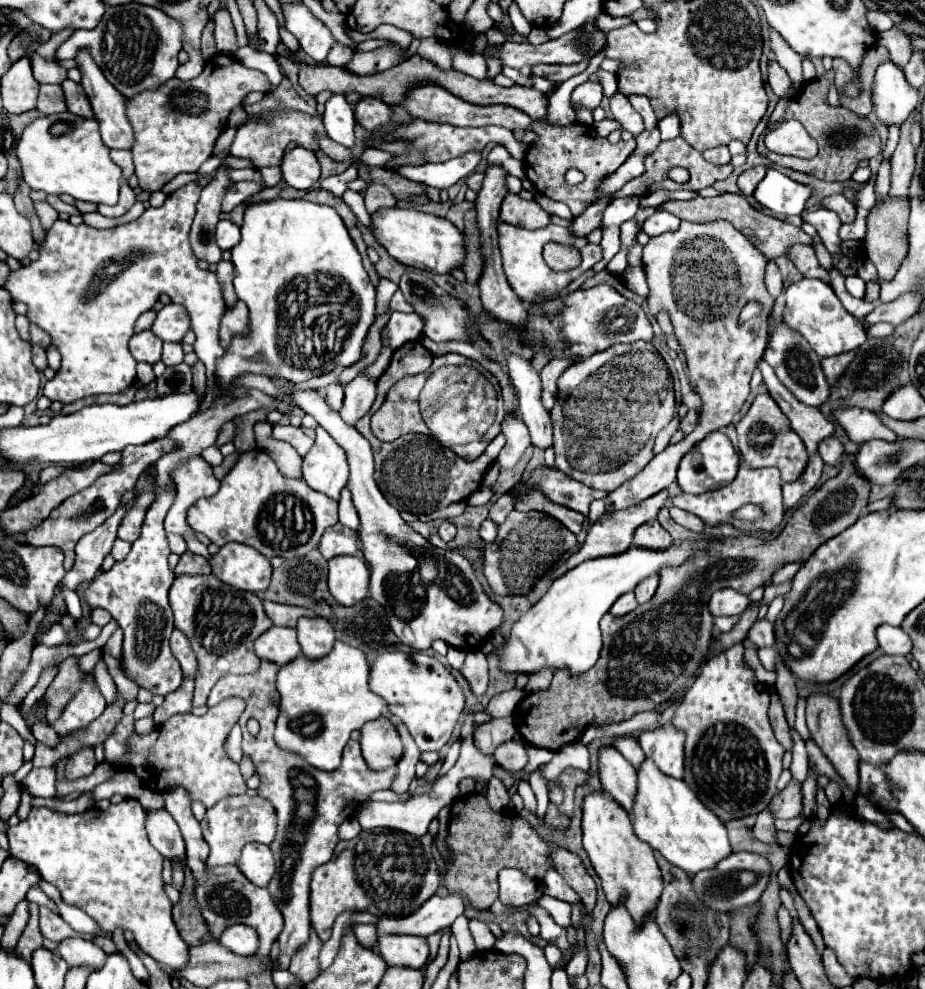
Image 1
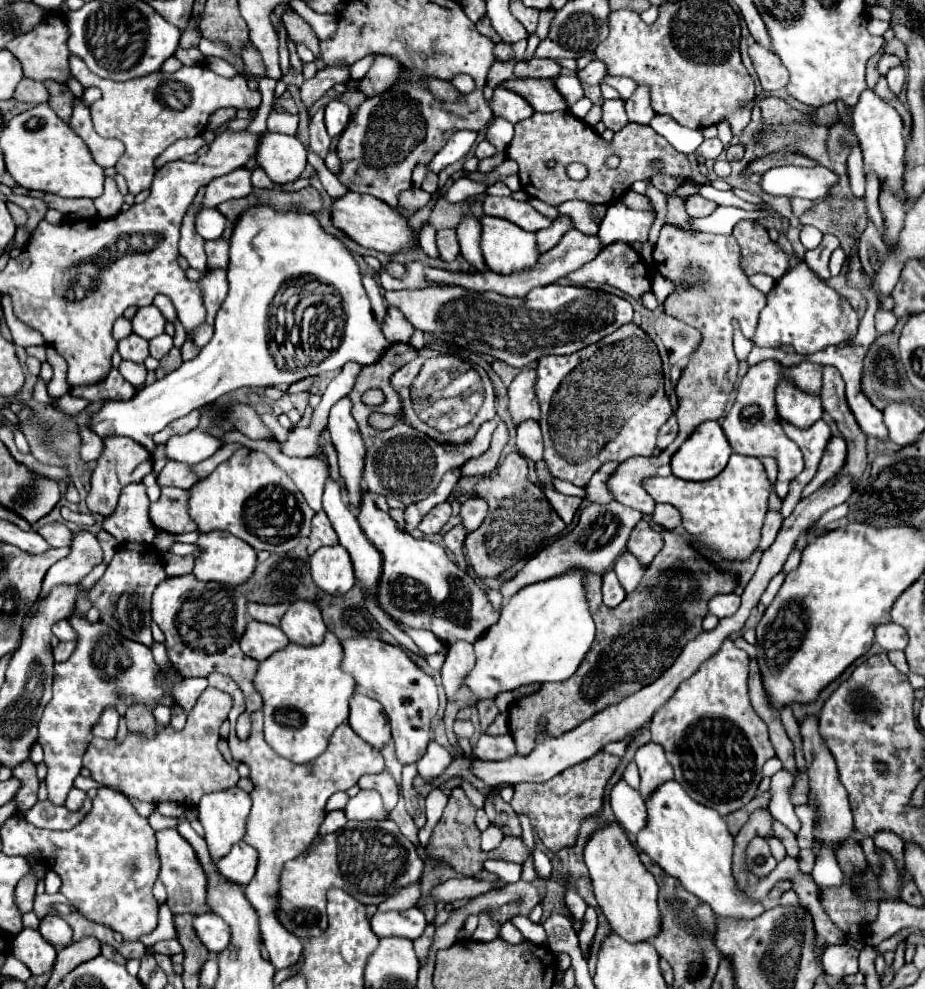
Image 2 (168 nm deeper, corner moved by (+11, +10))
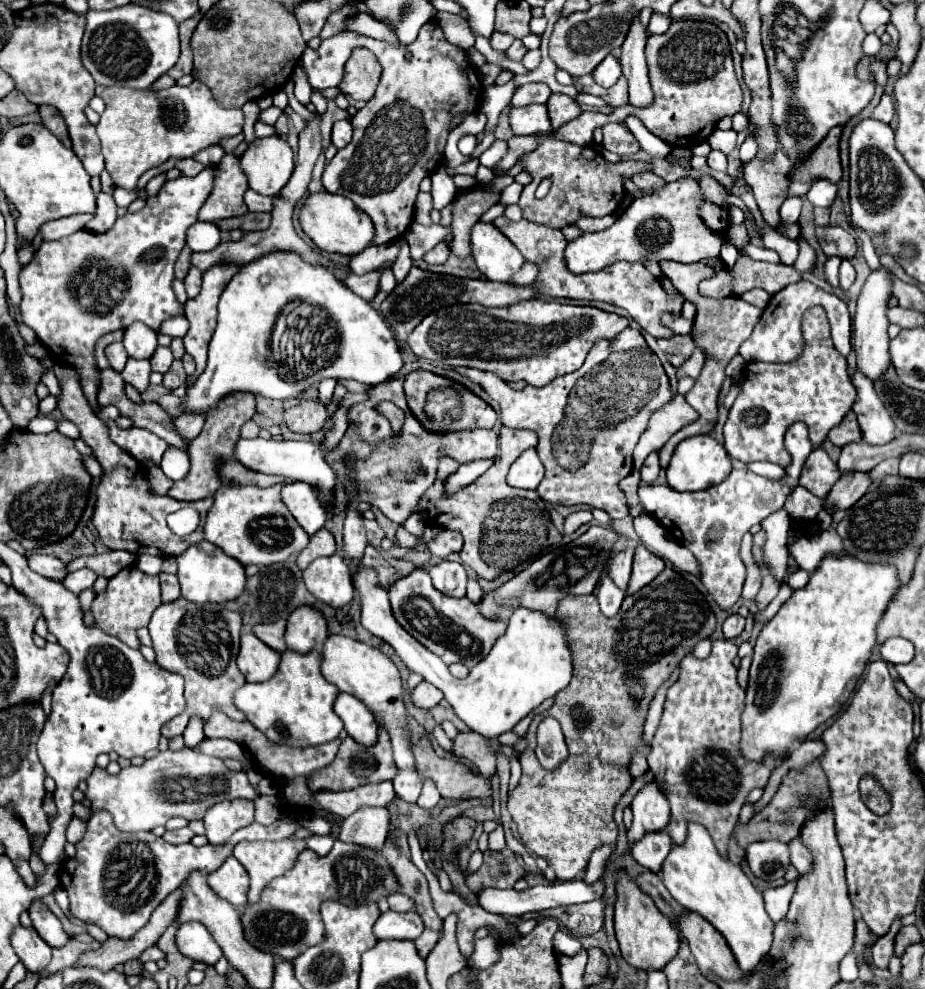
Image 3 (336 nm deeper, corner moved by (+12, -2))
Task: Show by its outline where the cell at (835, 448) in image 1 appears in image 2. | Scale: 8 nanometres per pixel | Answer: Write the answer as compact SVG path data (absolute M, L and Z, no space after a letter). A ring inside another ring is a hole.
M831 438L829 444L827 444L827 450L825 450L825 456L819 464L819 470L817 470L817 476L803 488L801 492L801 498L807 498L811 496L815 490L821 488L823 482L827 482L829 478L837 476L837 472L841 470L841 466L845 464L845 454L847 454L847 444L843 438Z

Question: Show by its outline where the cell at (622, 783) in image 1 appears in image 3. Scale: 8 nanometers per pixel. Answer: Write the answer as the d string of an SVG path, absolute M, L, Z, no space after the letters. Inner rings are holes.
M662 830L646 832L640 840L632 844L630 850L638 864L642 864L652 872L658 872L660 862L668 856L668 850L670 850L670 836L668 832L662 832Z

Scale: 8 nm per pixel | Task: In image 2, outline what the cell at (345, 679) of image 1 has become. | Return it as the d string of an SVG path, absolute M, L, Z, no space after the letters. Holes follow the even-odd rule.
M327 632L317 646L287 644L271 658L259 662L253 686L263 698L265 740L277 754L297 764L311 762L327 748L333 730L347 720L355 682L341 670L341 658L341 642Z

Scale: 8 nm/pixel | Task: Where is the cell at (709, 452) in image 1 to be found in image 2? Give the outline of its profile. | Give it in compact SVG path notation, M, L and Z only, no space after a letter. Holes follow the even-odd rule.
M703 422L673 454L671 468L683 480L711 480L727 466L731 446L719 422Z

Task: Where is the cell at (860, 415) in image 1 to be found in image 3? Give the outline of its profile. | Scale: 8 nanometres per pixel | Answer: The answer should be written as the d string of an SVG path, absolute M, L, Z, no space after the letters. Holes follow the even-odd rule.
M858 368L850 376L858 396L854 400L852 410L858 416L858 424L862 430L862 438L866 444L888 444L894 438L894 422L886 412L884 404L876 396L872 382Z

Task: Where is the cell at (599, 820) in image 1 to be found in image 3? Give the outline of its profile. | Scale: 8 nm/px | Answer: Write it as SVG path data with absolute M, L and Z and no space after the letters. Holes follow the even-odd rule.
M616 870L616 902L614 902L614 930L620 944L622 958L634 968L654 968L660 970L668 960L676 956L678 950L678 930L672 926L664 914L656 908L652 898L630 878L626 870Z

